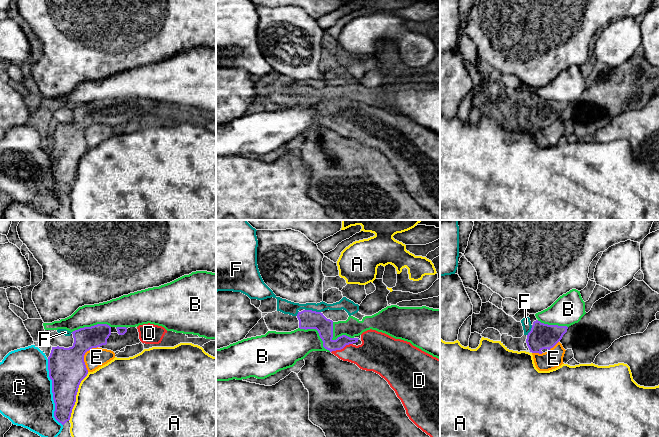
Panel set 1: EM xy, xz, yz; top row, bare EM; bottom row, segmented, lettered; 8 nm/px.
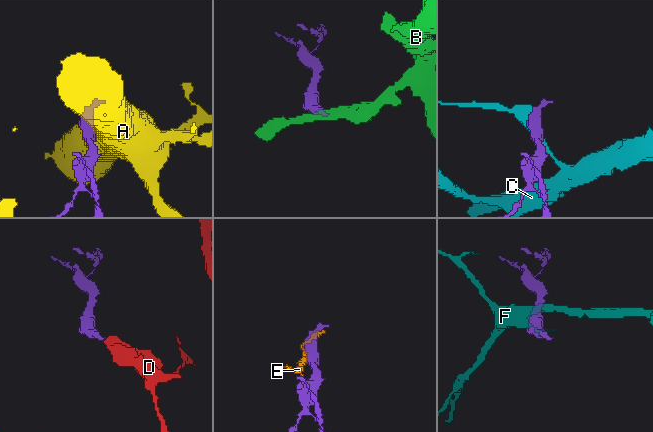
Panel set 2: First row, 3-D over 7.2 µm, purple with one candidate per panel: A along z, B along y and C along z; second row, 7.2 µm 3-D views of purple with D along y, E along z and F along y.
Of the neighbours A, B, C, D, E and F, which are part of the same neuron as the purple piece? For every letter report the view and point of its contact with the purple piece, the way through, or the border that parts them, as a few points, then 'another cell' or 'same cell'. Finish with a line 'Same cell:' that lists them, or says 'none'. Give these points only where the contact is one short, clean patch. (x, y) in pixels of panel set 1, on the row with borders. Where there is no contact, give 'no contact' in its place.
A: xy (75, 396) | another cell
B: xz (318, 332) | along xz (299, 327), (315, 329), (322, 341), (322, 345), (330, 351) | another cell
C: xy (52, 392) | another cell
D: xz (341, 348) | across xz (324, 326), (326, 337), (341, 348), (358, 355), (371, 355) | same cell
E: xy (83, 356) | another cell
F: xz (313, 311) | along xz (305, 309), (320, 312) | another cell
Same cell: D

